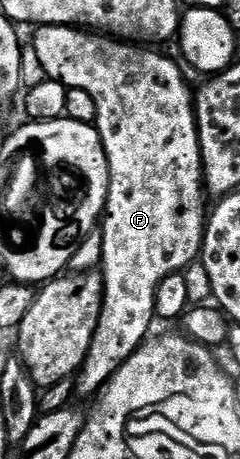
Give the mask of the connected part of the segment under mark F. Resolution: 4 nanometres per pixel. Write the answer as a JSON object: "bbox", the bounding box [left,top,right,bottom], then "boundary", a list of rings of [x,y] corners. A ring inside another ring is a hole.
{"bbox":[33,24,209,399],"boundary":[[[45,24],[34,32],[33,46],[47,79],[56,80],[67,89],[85,90],[93,98],[97,106],[94,125],[99,129],[111,171],[107,206],[101,220],[102,312],[89,352],[75,378],[78,396],[92,399],[150,335],[151,324],[156,319],[156,292],[162,280],[189,268],[202,253],[209,203],[203,182],[193,88],[187,85],[182,70],[169,57],[151,52],[155,50],[150,47],[66,24]]]}

